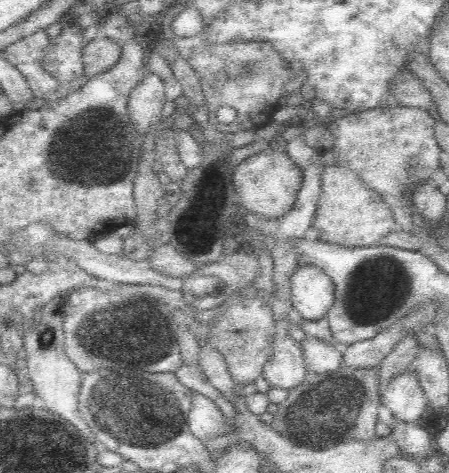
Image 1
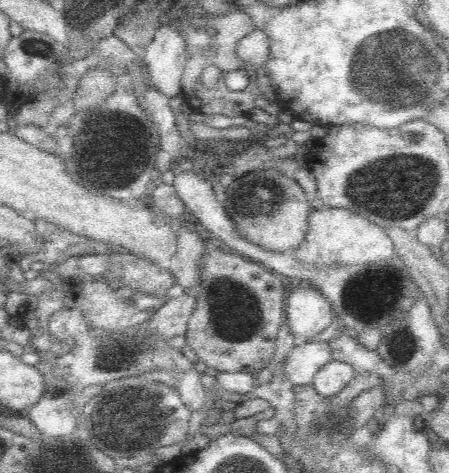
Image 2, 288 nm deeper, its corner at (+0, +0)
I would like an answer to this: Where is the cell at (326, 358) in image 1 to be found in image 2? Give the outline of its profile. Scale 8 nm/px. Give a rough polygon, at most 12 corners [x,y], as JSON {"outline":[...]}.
{"outline":[[330,360],[314,374],[320,398],[334,398],[354,378],[354,366]]}

